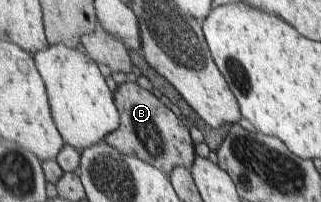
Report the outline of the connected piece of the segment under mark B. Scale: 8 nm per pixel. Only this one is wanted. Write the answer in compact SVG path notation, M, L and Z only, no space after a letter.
M124 81L114 92L121 113L121 126L105 137L106 142L124 155L138 156L155 165L169 177L178 166L192 169L198 157L196 147L190 129L178 115L174 115L173 107L164 105L152 91L140 87L137 82Z

